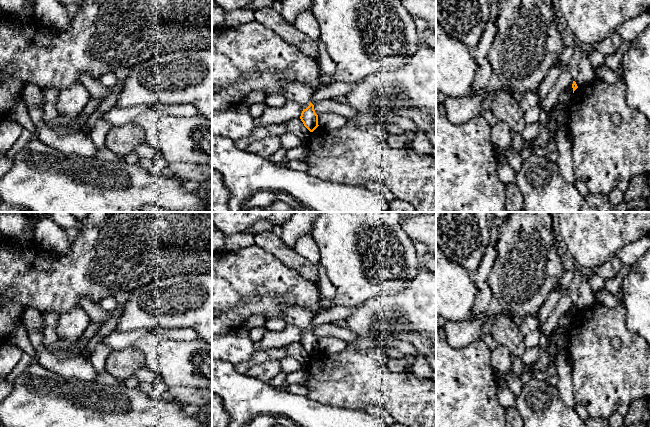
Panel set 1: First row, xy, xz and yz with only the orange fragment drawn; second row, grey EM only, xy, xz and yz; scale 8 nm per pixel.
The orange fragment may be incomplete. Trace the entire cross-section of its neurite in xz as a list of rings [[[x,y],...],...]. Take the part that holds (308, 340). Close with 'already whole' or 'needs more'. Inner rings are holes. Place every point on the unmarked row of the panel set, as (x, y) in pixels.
[[[288,306],[283,313],[283,320],[290,325],[298,327],[303,335],[300,343],[304,350],[313,356],[318,349],[318,339],[315,337],[314,329],[311,327],[312,319],[316,313],[301,306]]]; needs more

